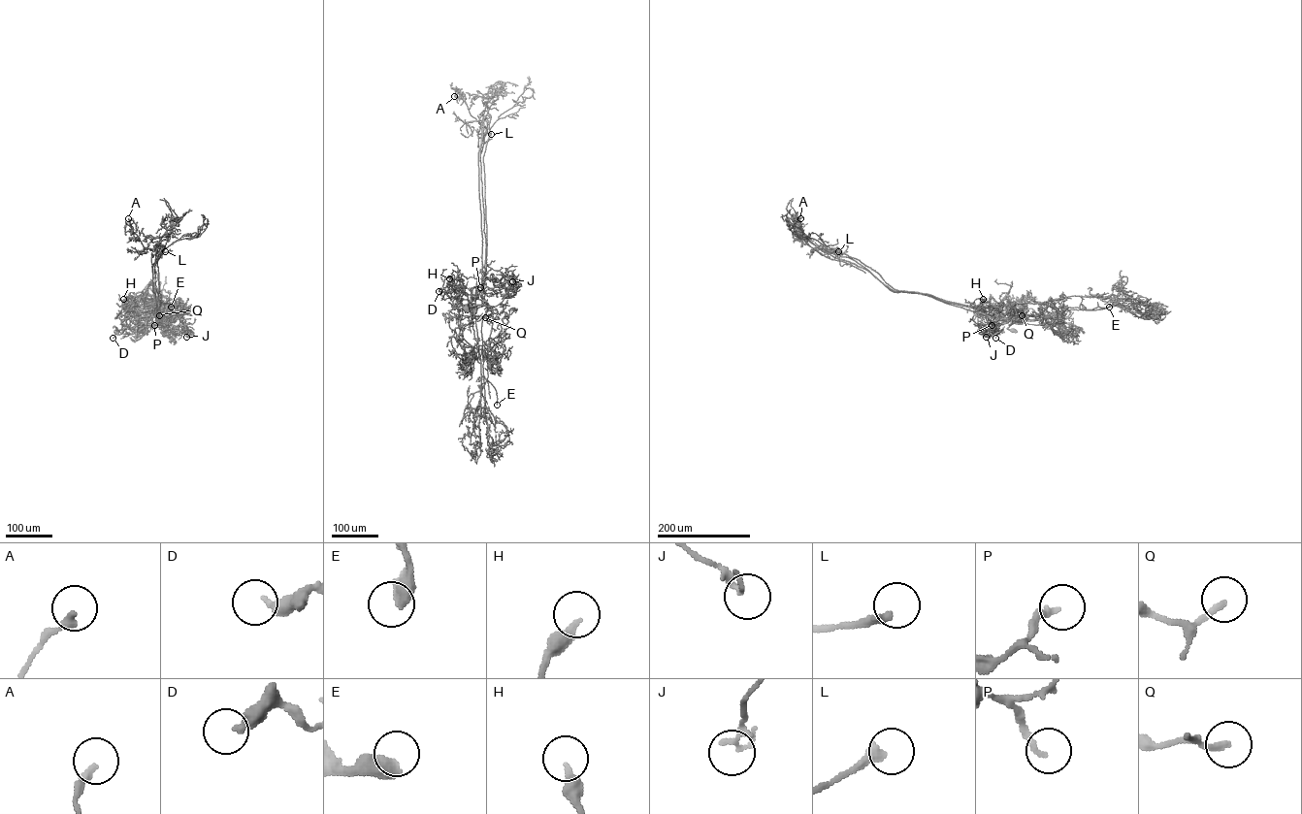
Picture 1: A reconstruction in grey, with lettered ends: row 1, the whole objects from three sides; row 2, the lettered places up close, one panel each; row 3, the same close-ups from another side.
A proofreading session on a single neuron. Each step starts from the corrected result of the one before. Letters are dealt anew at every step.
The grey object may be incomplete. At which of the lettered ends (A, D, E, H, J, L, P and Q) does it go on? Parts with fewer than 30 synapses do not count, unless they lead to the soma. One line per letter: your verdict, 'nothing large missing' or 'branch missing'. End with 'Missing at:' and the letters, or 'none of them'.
A: nothing large missing
D: nothing large missing
E: branch missing
H: nothing large missing
J: nothing large missing
L: branch missing
P: nothing large missing
Q: nothing large missing
Missing at: E, L

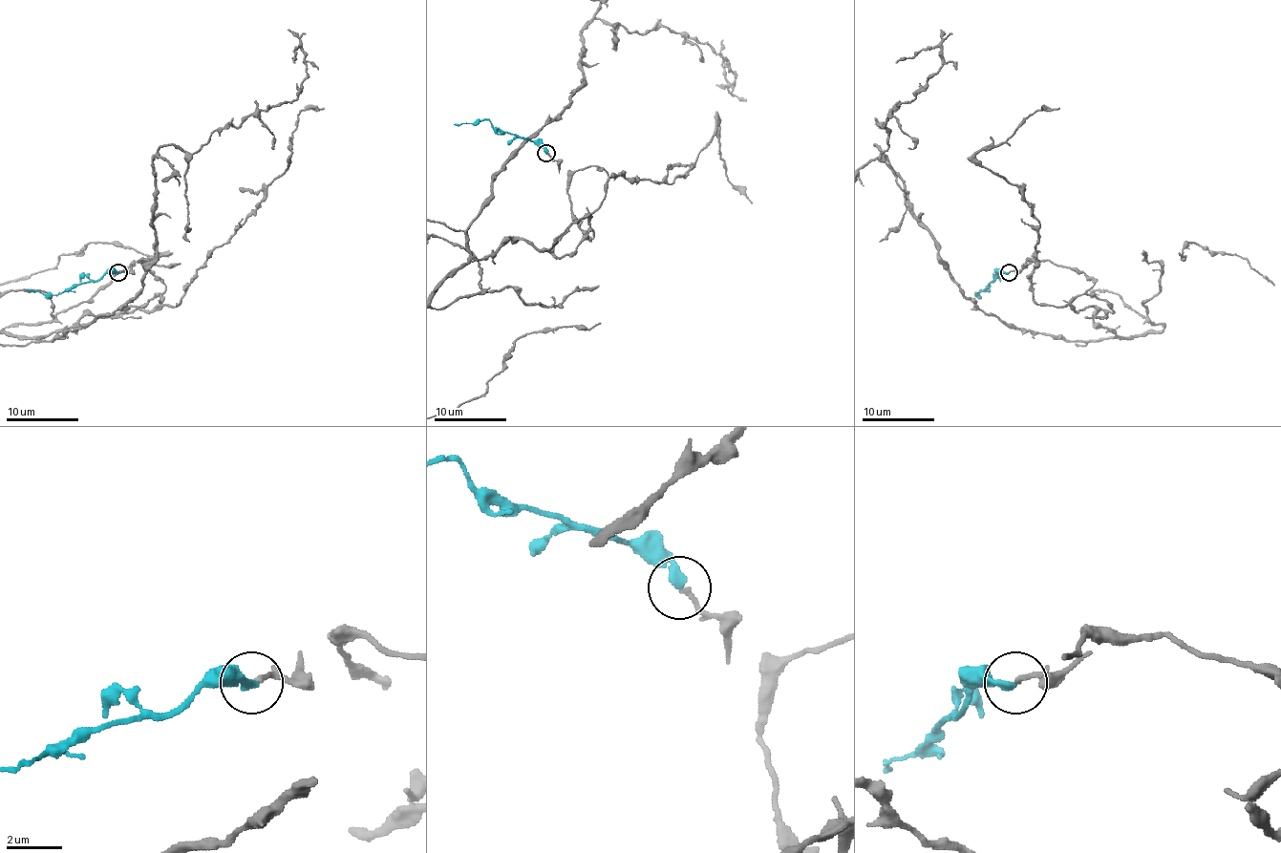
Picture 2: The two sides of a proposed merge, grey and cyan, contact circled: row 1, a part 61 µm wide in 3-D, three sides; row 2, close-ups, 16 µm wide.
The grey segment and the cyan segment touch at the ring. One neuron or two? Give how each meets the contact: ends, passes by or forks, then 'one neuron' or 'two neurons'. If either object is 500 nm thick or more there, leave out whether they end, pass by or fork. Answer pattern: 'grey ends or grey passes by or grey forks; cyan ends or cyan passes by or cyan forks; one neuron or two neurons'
grey ends; cyan ends; one neuron

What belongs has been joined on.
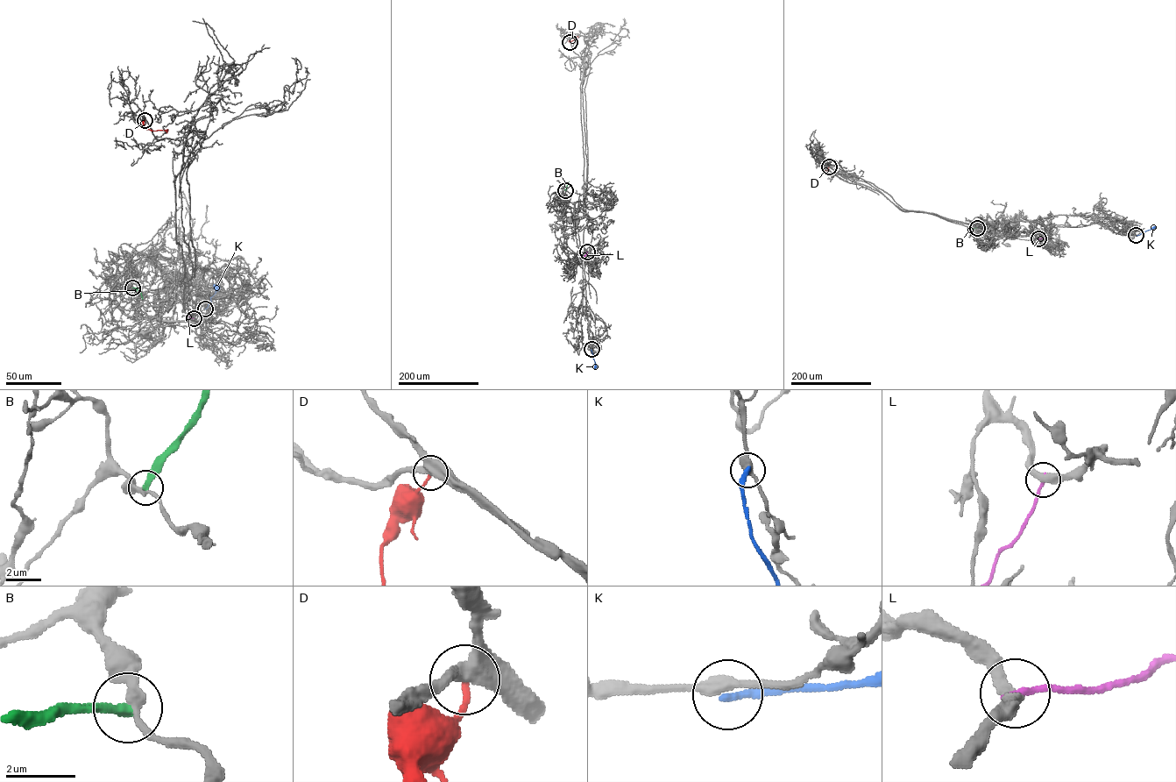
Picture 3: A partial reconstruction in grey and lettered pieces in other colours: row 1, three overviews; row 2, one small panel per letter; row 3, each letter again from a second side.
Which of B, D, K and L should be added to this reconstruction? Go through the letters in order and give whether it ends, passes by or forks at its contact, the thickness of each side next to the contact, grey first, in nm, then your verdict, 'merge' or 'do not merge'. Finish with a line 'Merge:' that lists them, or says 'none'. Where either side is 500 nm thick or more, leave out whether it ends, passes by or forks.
B: it ends; calibres 240 and 320 nm; do not merge
D: it ends; calibres 380 and 160 nm; do not merge
K: it ends; calibres 360 and 240 nm; do not merge
L: it ends; calibres 360 and 180 nm; do not merge
Merge: none

